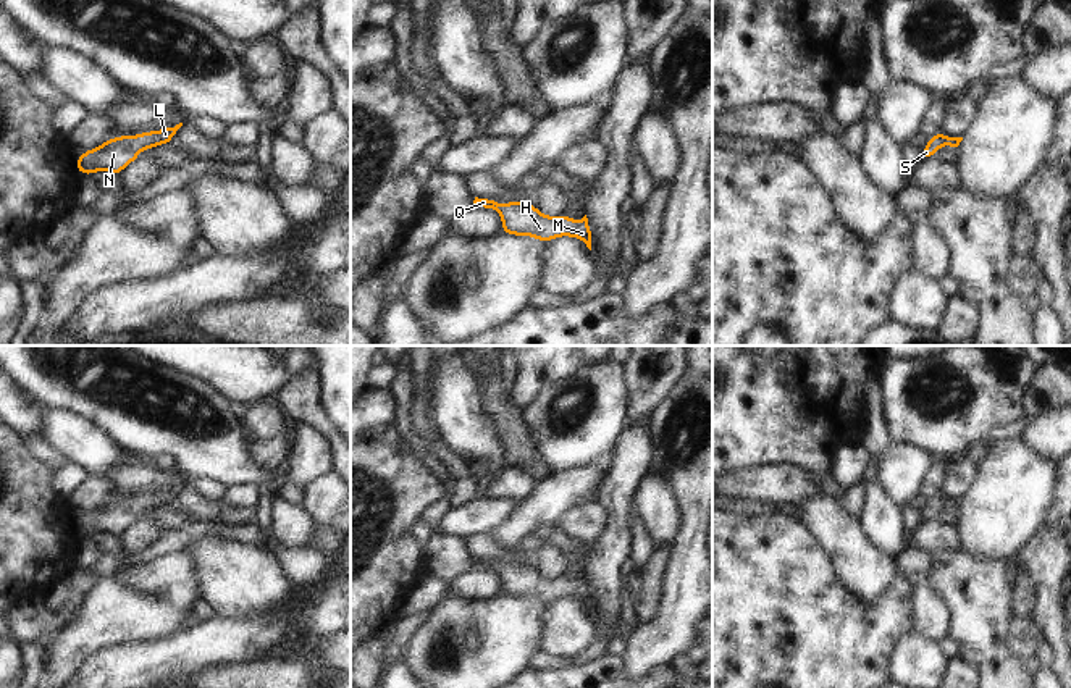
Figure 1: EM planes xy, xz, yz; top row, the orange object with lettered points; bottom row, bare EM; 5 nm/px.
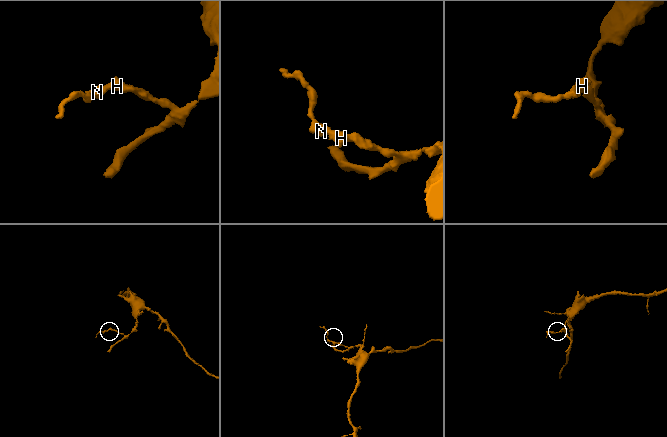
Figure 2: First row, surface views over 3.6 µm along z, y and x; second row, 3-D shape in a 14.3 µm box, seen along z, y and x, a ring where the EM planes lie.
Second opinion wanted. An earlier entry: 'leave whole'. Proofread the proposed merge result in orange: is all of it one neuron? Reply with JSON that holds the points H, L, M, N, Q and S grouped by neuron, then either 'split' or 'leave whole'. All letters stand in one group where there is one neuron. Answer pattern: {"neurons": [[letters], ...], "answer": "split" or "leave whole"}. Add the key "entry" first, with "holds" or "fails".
{"entry": "holds", "neurons": [["H", "L", "M", "N", "Q", "S"]], "answer": "leave whole"}

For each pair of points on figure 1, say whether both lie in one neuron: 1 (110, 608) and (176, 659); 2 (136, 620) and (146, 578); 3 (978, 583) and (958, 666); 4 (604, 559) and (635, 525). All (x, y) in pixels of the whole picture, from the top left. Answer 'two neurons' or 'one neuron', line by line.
1: two neurons
2: two neurons
3: two neurons
4: two neurons

